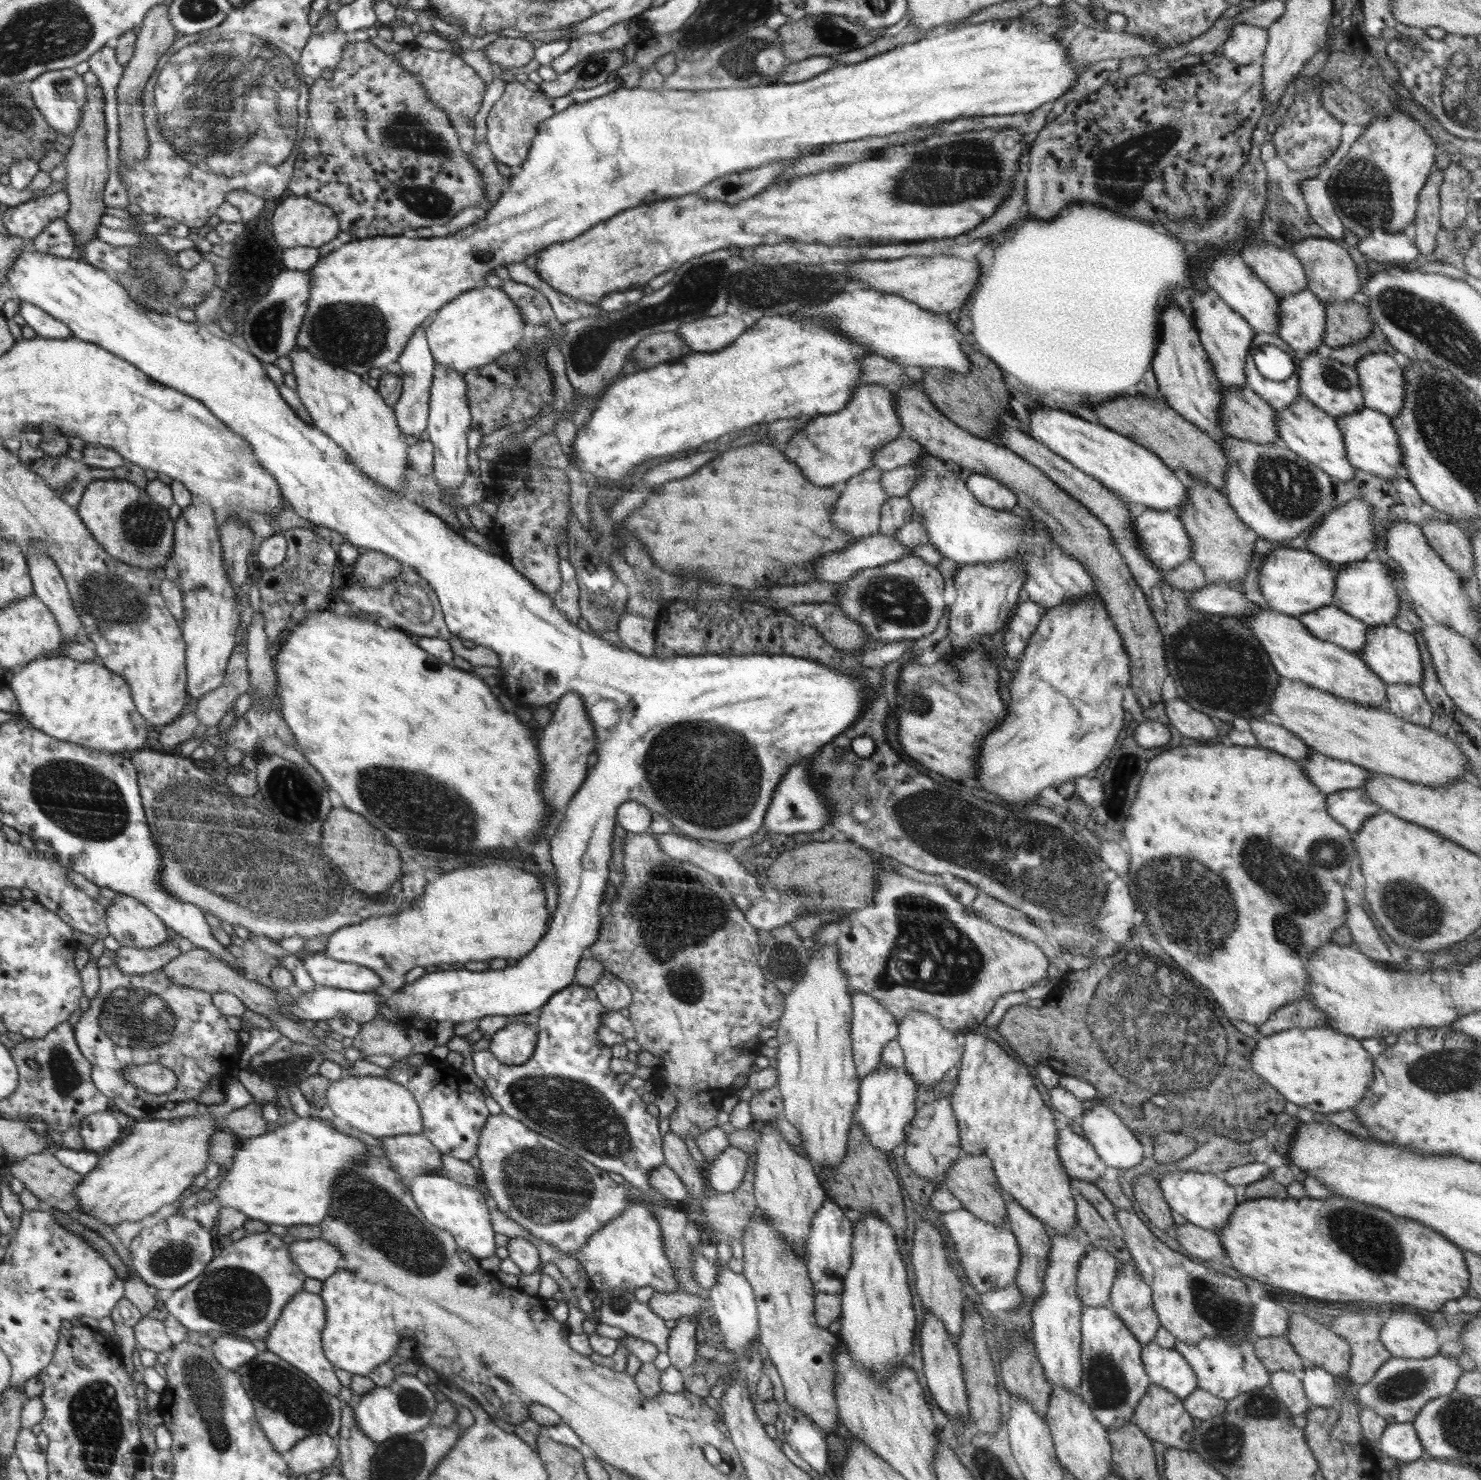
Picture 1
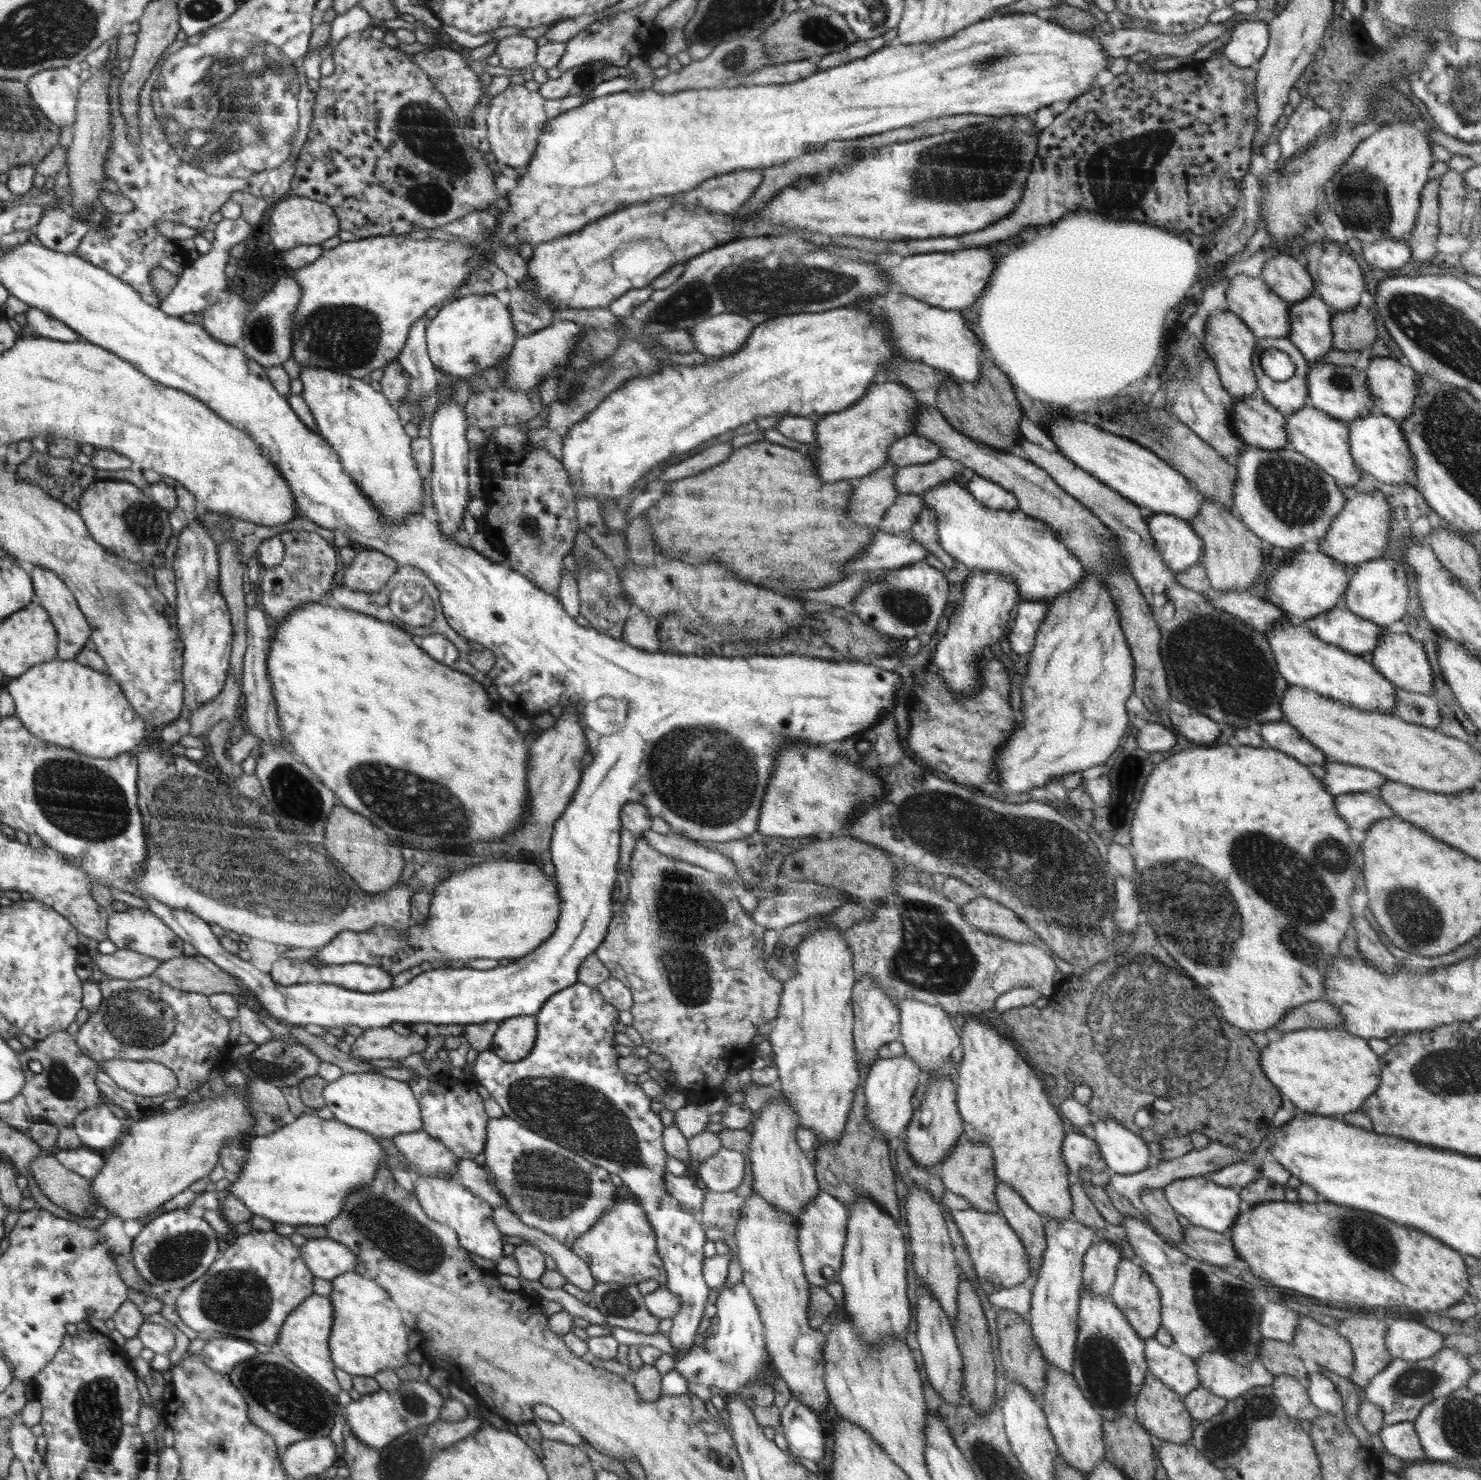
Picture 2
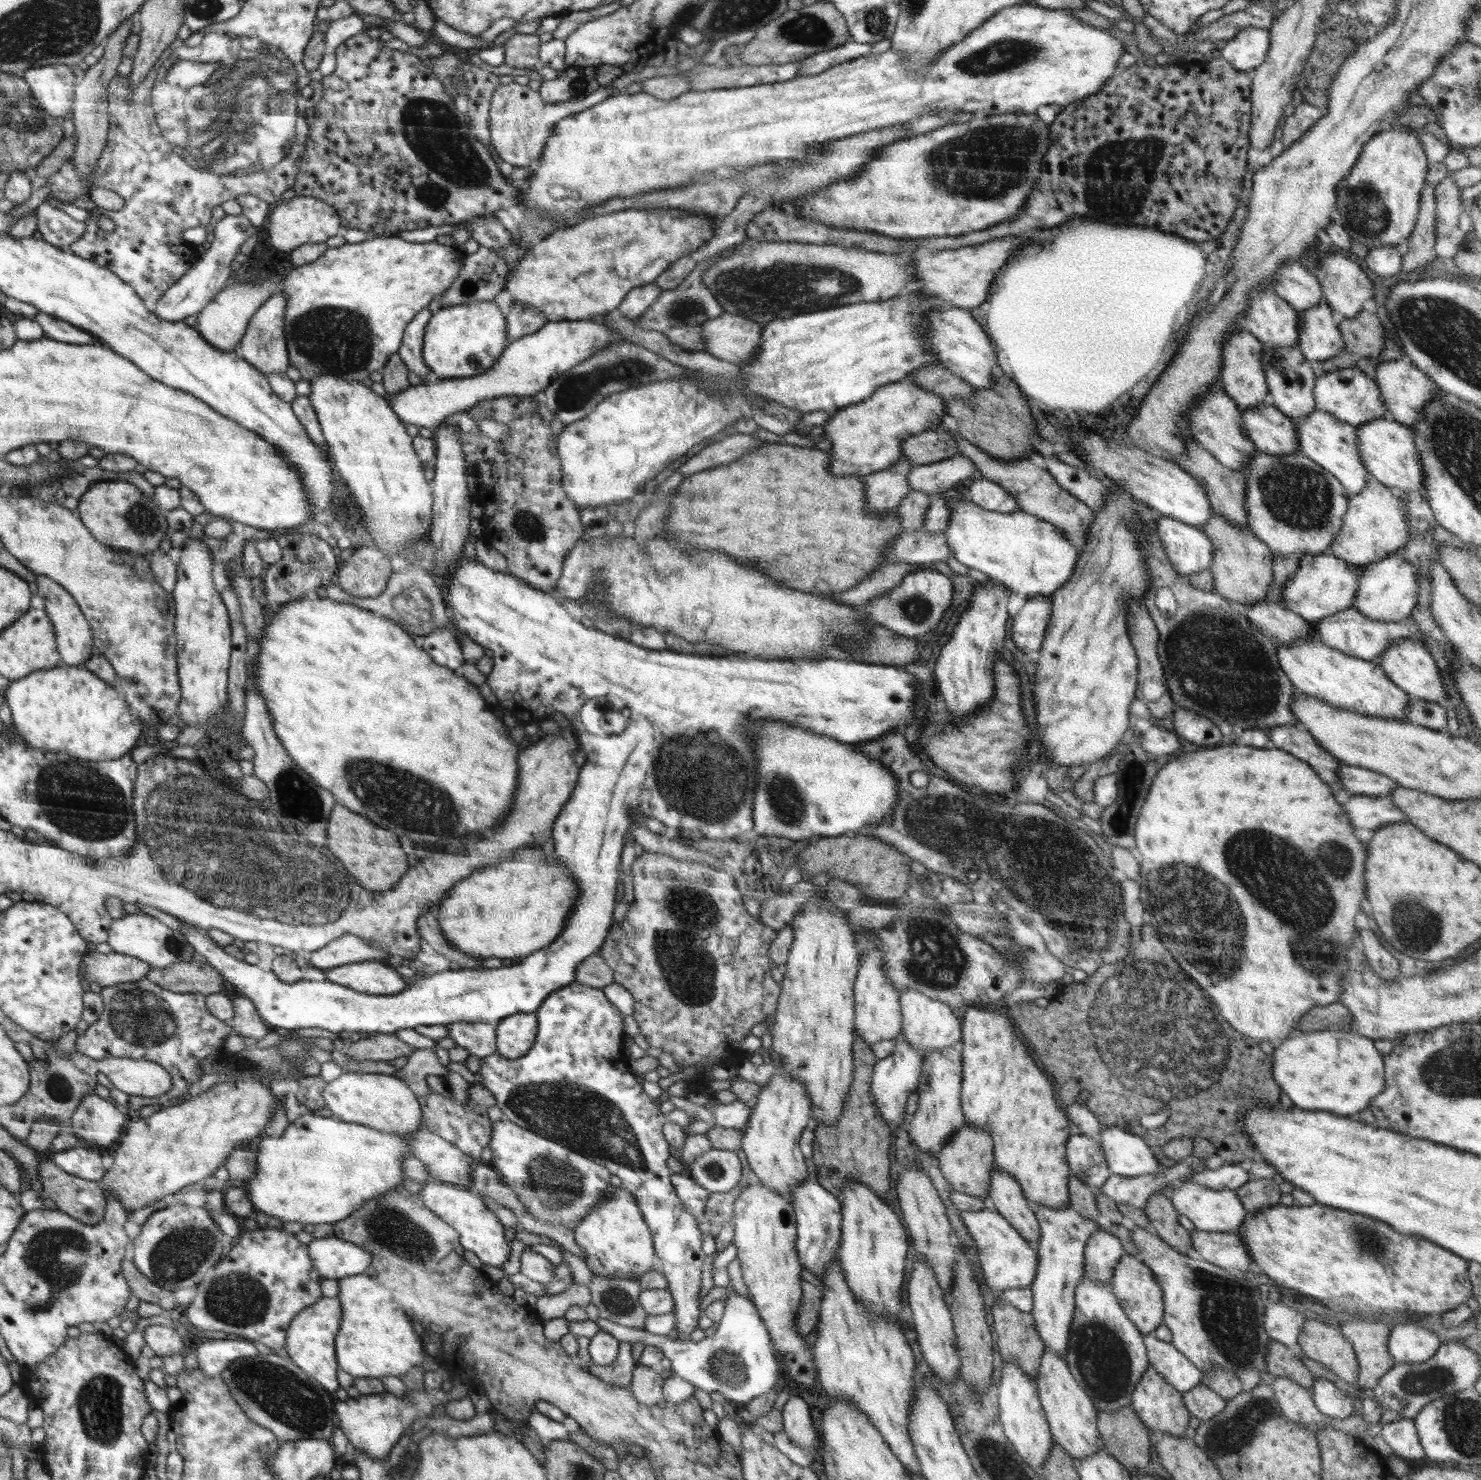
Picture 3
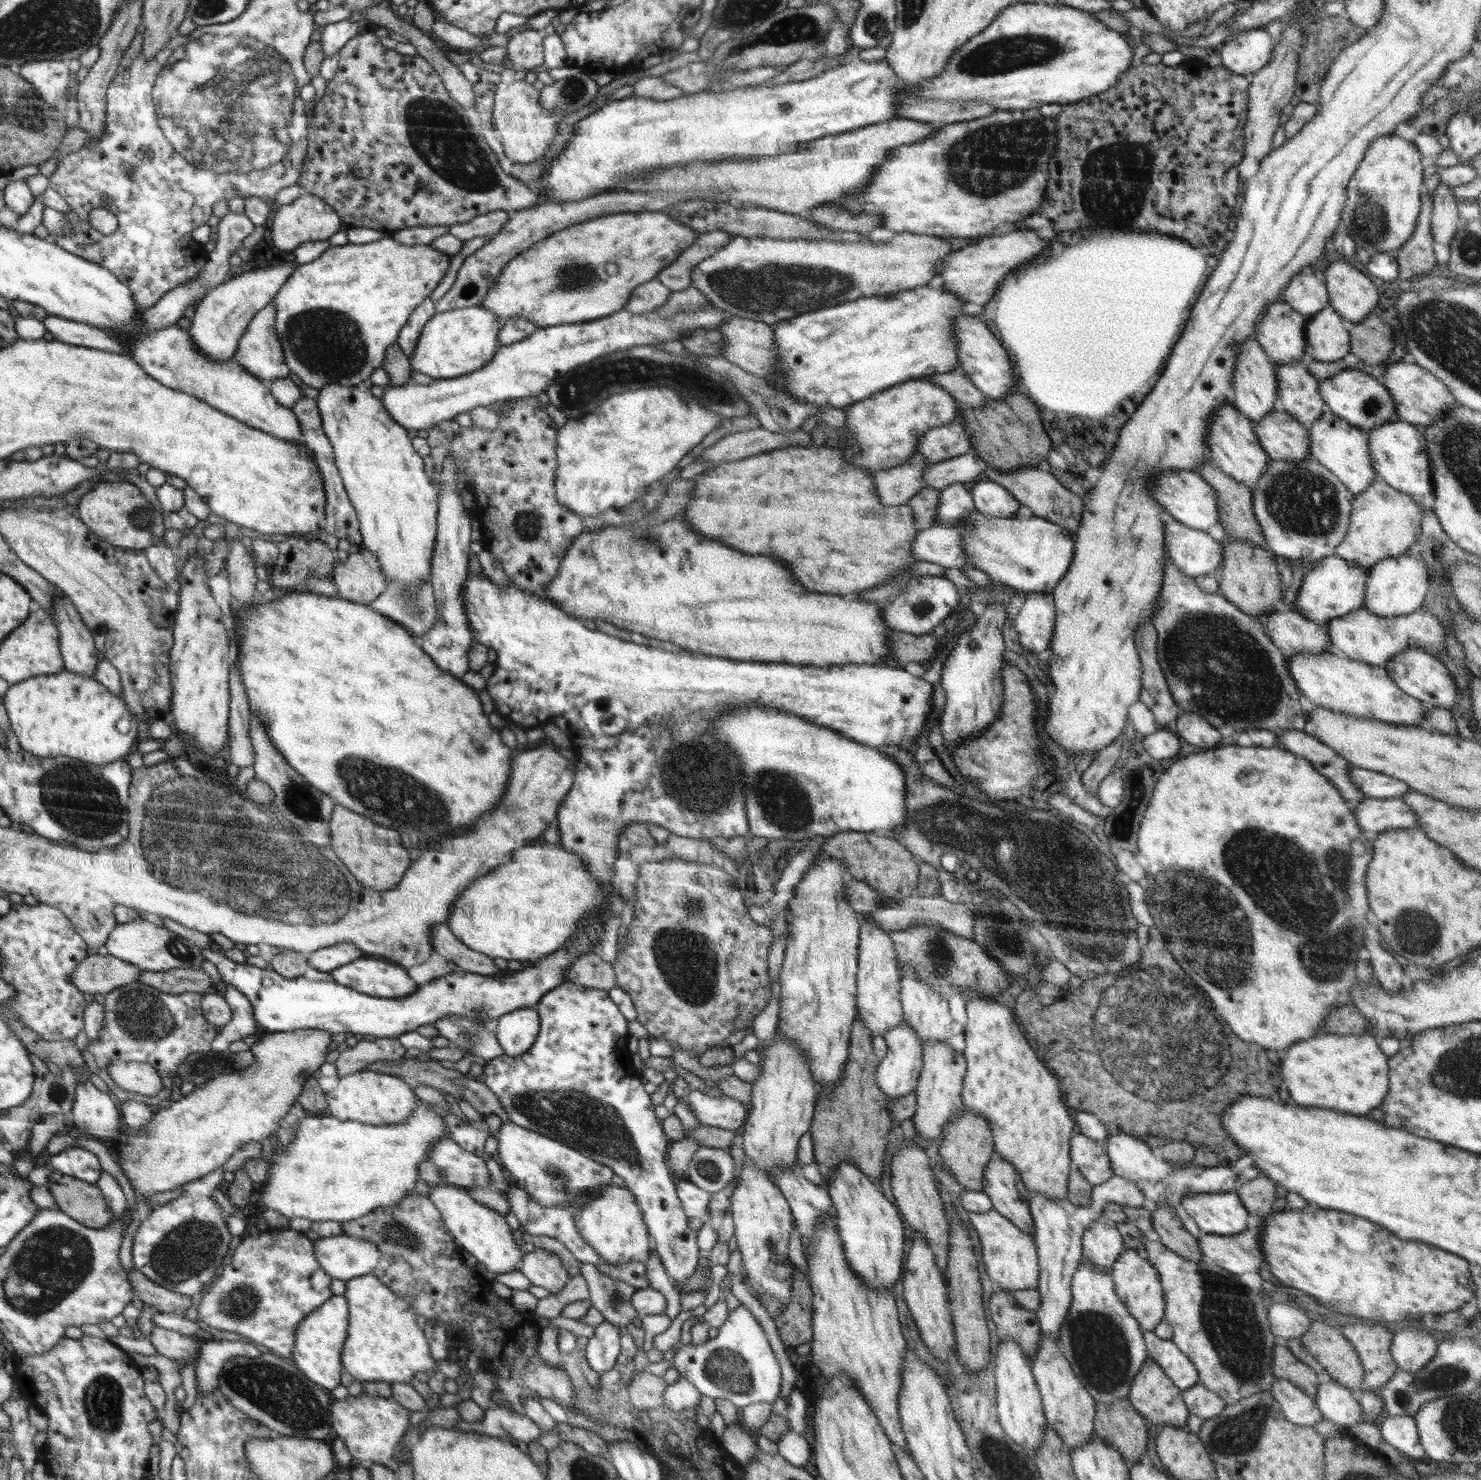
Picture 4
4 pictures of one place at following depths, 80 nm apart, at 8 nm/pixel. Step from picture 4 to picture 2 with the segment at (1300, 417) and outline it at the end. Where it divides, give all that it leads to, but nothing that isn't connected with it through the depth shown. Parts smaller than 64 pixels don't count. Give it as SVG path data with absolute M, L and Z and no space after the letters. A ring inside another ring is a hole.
M1266 337L1263 339L1258 339L1256 346L1254 346L1254 354L1252 354L1252 372L1256 376L1256 384L1262 392L1262 396L1272 405L1277 408L1281 413L1289 415L1291 412L1296 412L1299 408L1305 405L1308 396L1306 373L1309 369L1309 361L1304 358L1304 355L1296 348L1286 337L1272 338ZM1278 349L1285 352L1295 364L1295 373L1288 378L1288 380L1283 380L1278 382L1277 380L1272 380L1266 373L1262 370L1260 366L1260 356L1265 350Z

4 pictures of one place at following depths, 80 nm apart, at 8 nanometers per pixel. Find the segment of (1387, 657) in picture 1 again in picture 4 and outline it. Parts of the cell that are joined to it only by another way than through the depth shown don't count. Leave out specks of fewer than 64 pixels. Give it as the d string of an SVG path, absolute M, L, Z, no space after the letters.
M1406 648L1400 654L1396 654L1392 660L1384 665L1387 676L1402 690L1414 698L1420 699L1422 703L1429 708L1444 708L1450 710L1454 708L1454 704L1462 697L1462 693L1458 691L1452 675L1448 673L1448 669L1432 656L1420 648Z

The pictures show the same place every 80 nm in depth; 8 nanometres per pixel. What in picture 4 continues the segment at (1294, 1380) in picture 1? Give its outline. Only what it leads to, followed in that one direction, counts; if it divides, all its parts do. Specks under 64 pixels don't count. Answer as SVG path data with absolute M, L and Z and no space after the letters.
M1277 1379L1271 1386L1271 1393L1281 1407L1283 1415L1294 1424L1314 1426L1324 1420L1314 1398L1289 1380Z

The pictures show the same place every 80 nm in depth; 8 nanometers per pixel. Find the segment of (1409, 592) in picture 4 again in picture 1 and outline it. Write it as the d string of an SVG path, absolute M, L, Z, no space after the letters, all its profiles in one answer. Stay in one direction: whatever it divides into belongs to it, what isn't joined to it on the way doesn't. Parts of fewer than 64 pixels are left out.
M1368 560L1353 563L1344 563L1337 572L1337 580L1334 581L1334 592L1331 604L1337 606L1340 610L1350 616L1356 616L1365 621L1368 625L1390 625L1393 618L1398 614L1399 592L1398 585L1401 586L1401 573L1395 565L1388 561Z

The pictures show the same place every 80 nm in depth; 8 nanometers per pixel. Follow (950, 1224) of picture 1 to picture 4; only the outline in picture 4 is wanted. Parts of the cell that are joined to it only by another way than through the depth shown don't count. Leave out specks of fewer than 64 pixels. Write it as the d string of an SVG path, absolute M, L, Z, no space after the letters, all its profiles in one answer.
M994 1209L969 1213L968 1218L970 1218L970 1224L980 1238L984 1266L988 1278L994 1284L994 1291L1000 1288L1010 1291L1036 1288L1040 1277L1040 1266L1033 1236L1022 1232Z

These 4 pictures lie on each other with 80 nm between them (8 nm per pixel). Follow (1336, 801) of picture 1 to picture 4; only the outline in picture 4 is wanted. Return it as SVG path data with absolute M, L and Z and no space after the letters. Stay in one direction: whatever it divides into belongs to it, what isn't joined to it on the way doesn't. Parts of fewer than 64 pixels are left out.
M1366 797L1358 804L1352 804L1352 809L1357 825L1369 840L1381 832L1410 828L1419 823L1415 812L1401 797L1387 799Z

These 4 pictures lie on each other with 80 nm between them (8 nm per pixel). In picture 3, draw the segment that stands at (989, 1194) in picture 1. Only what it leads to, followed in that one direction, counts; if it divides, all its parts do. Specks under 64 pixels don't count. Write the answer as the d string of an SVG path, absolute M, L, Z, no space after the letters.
M964 1122L950 1137L950 1141L943 1144L938 1162L942 1176L952 1186L953 1191L988 1201L992 1170L996 1167L992 1136L985 1129L976 1129L974 1125Z

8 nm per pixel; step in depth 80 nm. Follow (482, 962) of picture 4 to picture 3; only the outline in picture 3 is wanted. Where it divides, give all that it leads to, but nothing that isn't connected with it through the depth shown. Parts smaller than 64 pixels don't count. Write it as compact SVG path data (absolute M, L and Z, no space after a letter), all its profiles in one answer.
M426 911L424 915L419 918L419 930L420 935L425 937L426 942L439 952L443 954L448 960L457 962L462 967L470 967L475 969L486 969L480 966L480 962L484 960L483 957L476 958L470 956L457 948L454 948L443 935L443 932L436 921L436 915L434 912Z

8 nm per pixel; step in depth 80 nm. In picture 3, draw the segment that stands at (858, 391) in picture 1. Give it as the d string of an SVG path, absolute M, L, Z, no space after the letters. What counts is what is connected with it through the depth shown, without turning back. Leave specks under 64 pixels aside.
M902 380L885 384L862 402L839 409L823 424L822 437L832 443L829 472L834 476L864 477L887 469L902 457L901 442L942 424L945 402L944 396Z

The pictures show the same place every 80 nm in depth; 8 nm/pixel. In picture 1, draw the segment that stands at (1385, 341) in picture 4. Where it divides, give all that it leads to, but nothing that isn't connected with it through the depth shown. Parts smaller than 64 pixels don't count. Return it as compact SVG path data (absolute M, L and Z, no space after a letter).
M1350 300L1326 303L1323 344L1333 349L1368 338L1374 322L1370 309Z

